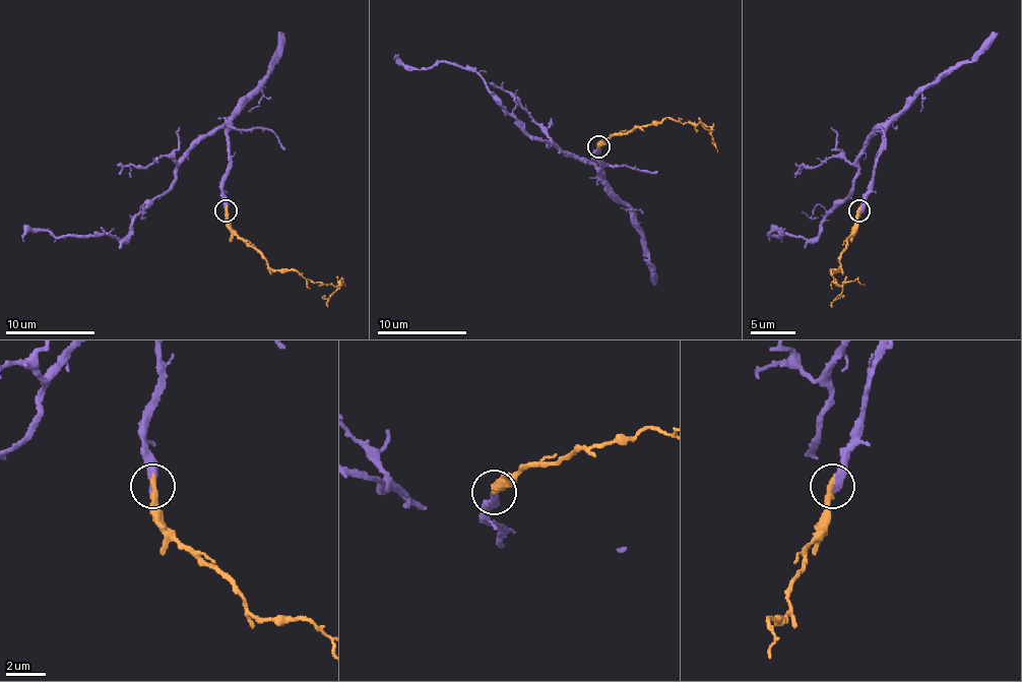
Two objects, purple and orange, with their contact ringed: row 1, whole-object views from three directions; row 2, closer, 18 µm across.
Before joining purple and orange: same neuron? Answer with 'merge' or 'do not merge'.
merge

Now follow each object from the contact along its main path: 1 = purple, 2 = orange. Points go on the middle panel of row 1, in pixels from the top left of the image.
1: (597, 145), (599, 171), (541, 141), (470, 70), (437, 61), (428, 70), (408, 70), (397, 57)
2: (597, 145), (602, 145), (614, 134), (627, 134), (633, 128), (676, 119), (687, 123), (705, 123), (718, 152)

